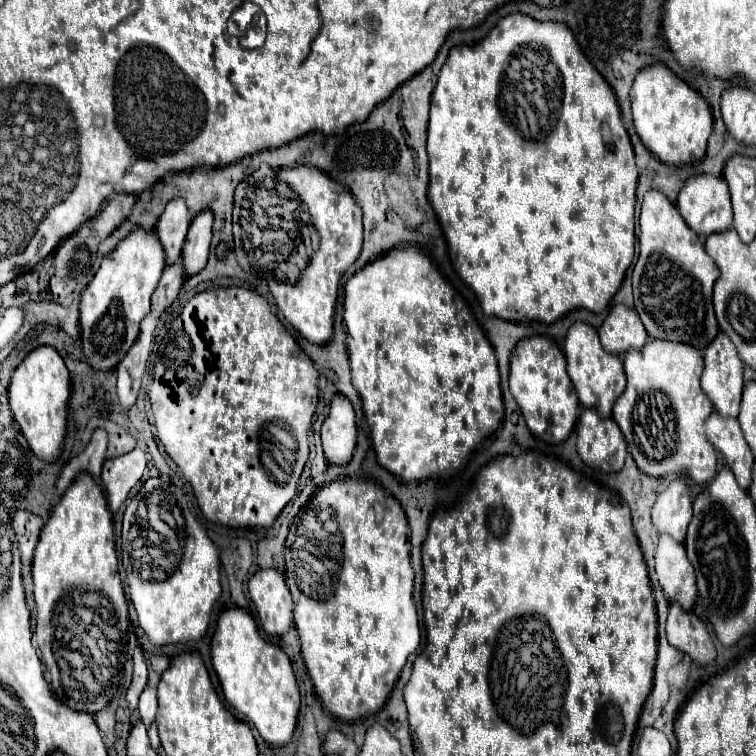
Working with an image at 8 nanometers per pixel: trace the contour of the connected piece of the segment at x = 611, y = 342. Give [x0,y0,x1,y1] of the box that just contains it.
[599,304,649,356]

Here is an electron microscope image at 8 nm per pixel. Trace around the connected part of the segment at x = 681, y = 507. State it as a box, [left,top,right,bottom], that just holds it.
[651,480,693,544]

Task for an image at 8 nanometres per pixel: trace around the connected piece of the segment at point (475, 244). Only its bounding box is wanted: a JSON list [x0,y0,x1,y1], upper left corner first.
[427,14,637,324]

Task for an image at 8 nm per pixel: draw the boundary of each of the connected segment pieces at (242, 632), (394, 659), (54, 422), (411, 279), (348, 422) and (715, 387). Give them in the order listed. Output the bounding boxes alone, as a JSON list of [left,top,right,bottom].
[[211,606,301,746],[285,478,419,722],[9,346,69,464],[343,248,505,482],[321,396,357,464],[701,332,743,416]]

